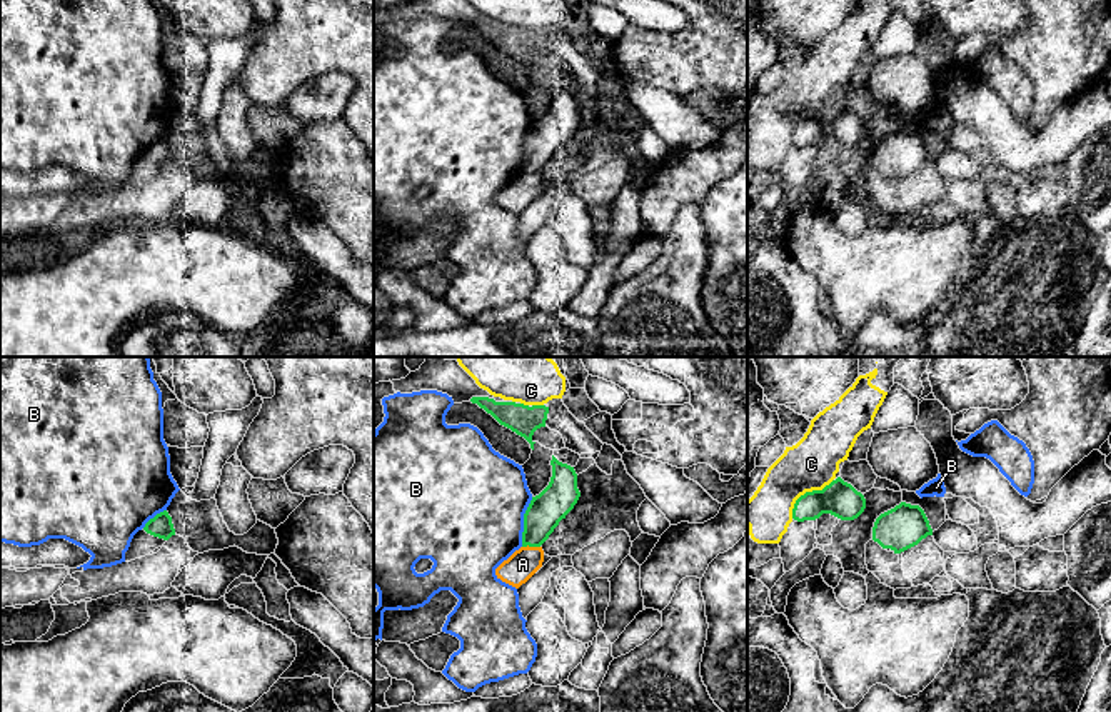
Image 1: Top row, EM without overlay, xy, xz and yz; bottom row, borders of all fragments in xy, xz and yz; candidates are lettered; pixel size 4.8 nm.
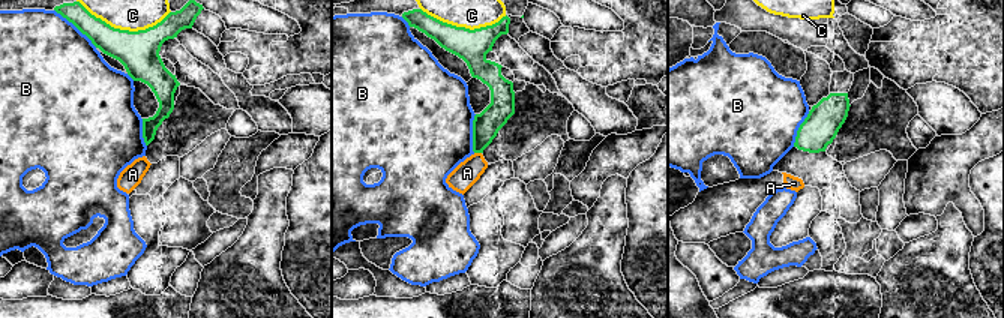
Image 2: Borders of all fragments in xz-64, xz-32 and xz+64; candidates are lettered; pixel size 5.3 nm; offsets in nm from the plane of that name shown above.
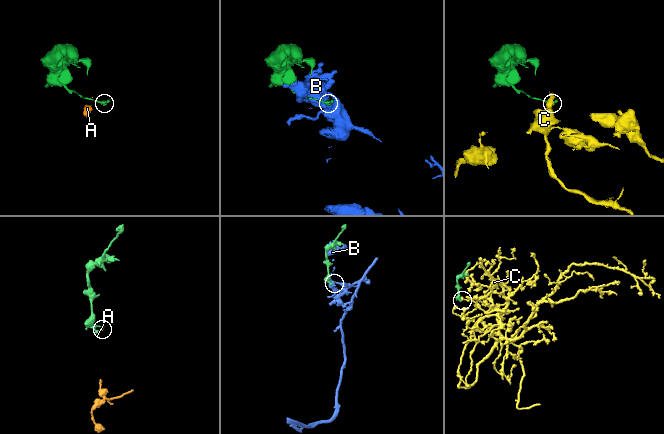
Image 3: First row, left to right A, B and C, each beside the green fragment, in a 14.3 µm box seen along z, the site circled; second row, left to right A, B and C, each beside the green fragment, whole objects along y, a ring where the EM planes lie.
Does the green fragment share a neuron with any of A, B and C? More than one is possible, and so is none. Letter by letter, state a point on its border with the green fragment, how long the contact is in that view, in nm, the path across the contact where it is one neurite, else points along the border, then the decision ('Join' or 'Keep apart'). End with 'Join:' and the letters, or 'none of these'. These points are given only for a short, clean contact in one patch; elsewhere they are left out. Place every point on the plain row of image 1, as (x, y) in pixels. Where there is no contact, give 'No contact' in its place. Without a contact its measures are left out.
A: Touches green at xz (531, 172). Shared border 90 nm. Keep apart
B: Touches green at xz (524, 149). Shared border 240 nm. Keep apart
C: Touches green at yz (806, 119). Shared border 280 nm. Keep apart
Join: none of these

